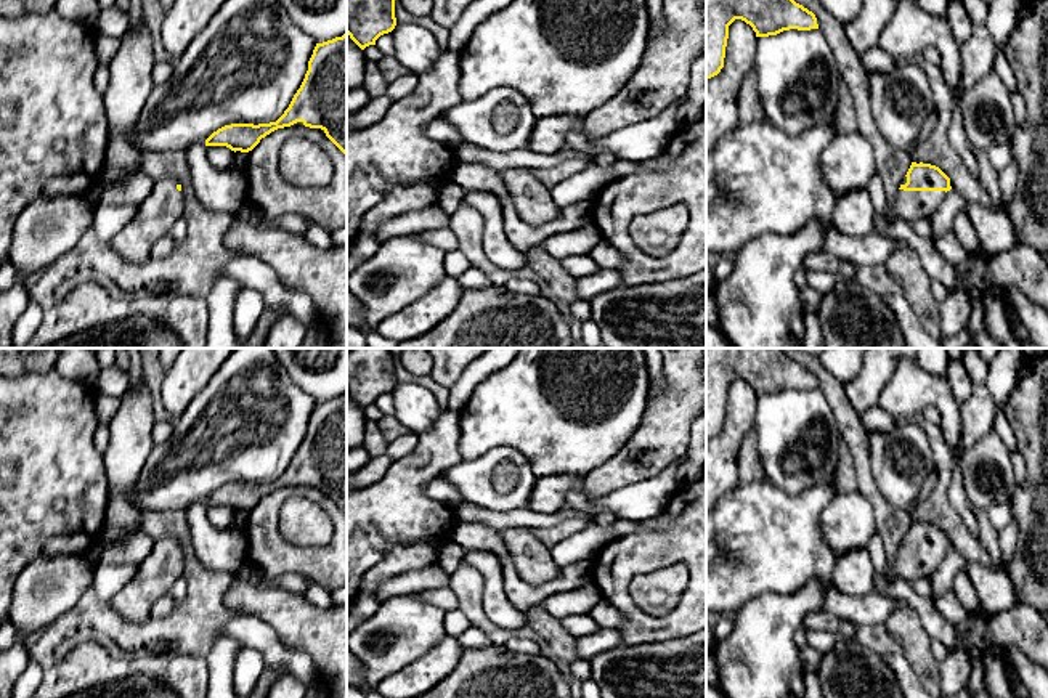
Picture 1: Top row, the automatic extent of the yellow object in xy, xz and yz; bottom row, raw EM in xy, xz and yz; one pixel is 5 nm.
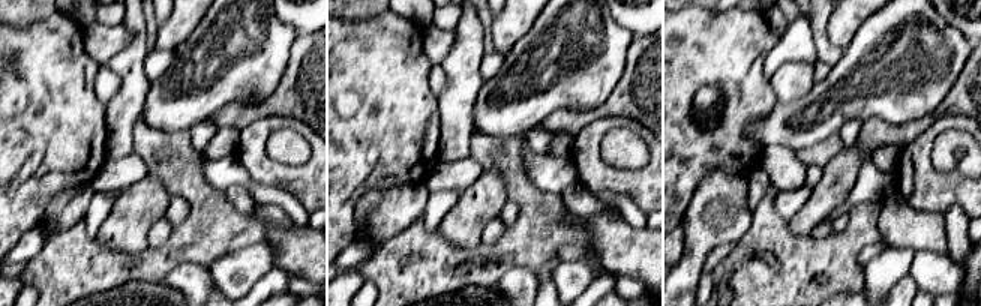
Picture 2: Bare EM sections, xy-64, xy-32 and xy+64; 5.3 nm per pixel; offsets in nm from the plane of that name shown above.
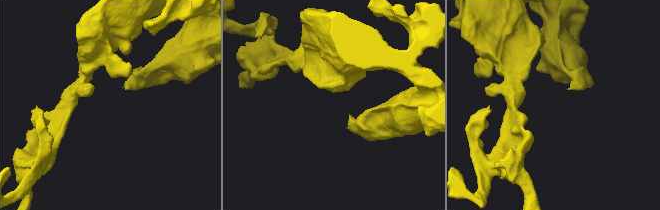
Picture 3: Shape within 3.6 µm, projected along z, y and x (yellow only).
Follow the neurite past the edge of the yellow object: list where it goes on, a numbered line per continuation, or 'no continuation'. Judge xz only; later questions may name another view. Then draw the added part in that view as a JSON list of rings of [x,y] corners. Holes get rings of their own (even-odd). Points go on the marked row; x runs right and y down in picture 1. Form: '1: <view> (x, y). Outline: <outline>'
no continuation

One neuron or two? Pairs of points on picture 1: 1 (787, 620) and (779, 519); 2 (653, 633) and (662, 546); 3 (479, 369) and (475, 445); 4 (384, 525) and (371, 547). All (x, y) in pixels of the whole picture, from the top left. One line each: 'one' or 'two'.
1: two
2: one
3: two
4: one

